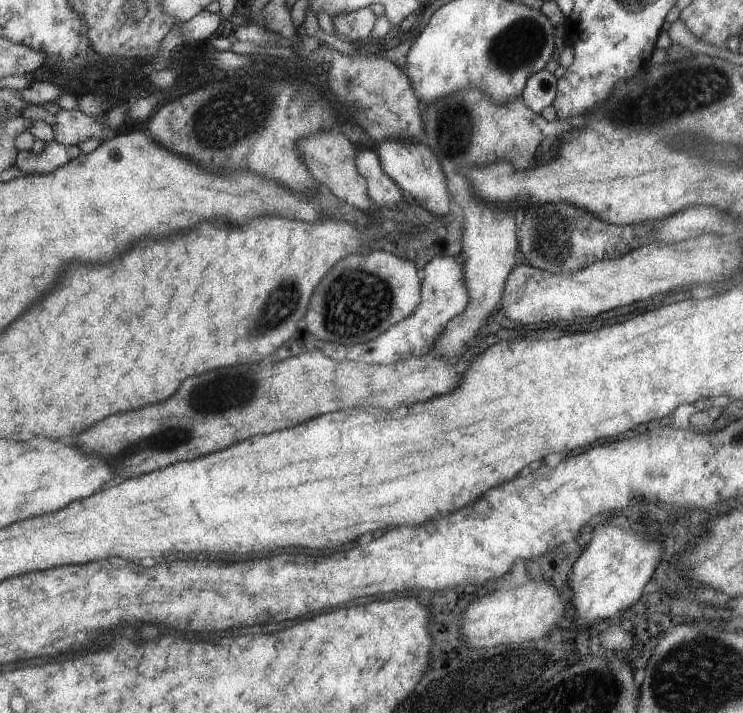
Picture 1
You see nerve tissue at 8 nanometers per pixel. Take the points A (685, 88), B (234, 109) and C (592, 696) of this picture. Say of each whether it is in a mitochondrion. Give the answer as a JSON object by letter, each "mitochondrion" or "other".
{"A":"mitochondrion","B":"mitochondrion","C":"mitochondrion"}

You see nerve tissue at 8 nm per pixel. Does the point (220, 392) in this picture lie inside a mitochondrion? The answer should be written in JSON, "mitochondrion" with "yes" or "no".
{"mitochondrion":"yes"}

